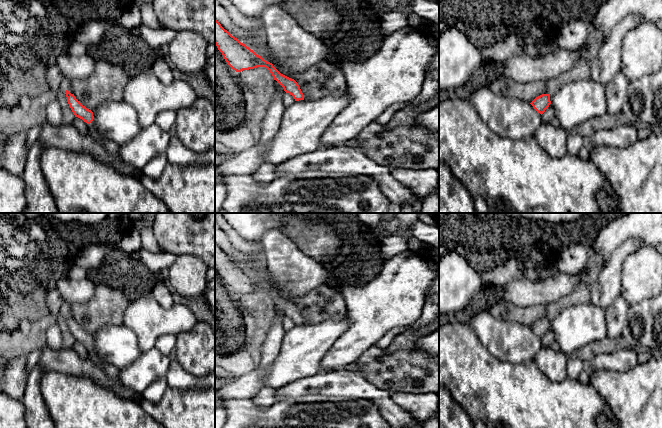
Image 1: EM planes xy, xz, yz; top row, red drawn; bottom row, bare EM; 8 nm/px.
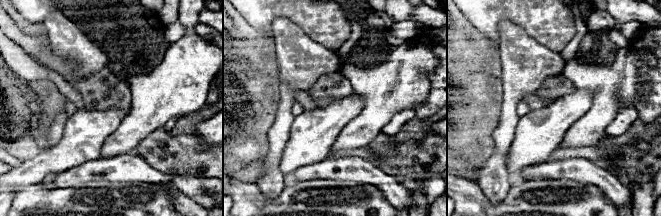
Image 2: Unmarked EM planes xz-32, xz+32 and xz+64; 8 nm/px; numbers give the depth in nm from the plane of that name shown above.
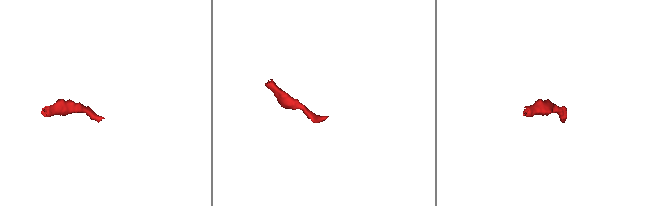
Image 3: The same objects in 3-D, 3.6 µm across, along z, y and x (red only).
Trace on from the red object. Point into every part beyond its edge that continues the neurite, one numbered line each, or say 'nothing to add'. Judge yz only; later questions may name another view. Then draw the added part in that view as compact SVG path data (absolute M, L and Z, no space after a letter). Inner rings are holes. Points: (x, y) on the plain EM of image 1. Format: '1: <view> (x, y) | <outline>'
nothing to add

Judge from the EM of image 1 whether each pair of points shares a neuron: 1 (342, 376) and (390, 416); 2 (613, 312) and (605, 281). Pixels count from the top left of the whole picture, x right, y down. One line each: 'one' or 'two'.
1: one
2: two

